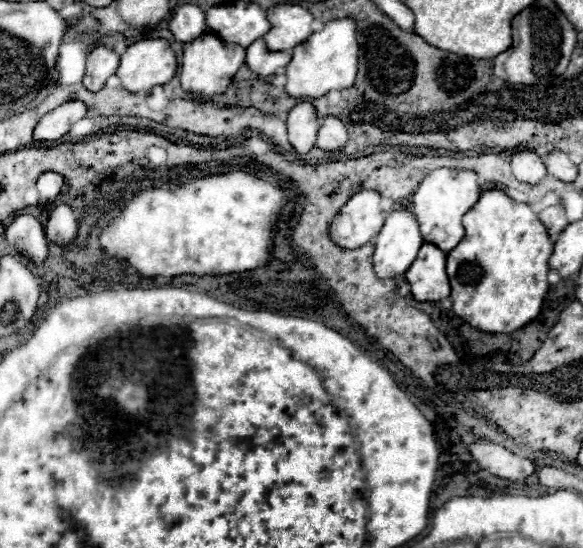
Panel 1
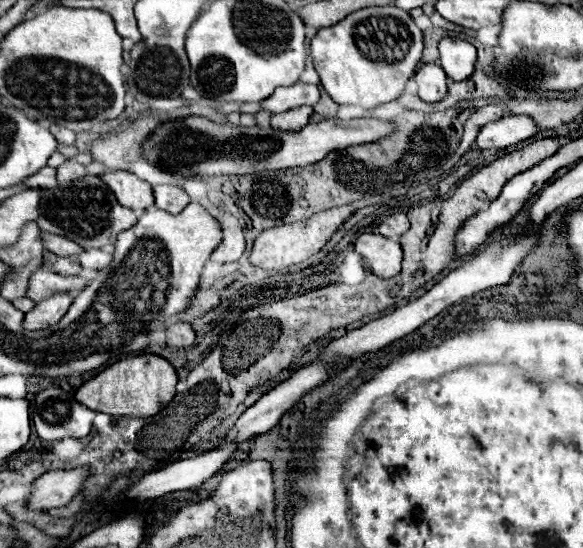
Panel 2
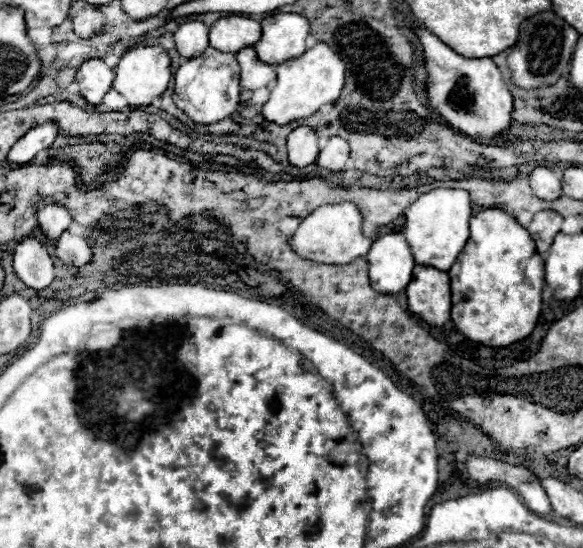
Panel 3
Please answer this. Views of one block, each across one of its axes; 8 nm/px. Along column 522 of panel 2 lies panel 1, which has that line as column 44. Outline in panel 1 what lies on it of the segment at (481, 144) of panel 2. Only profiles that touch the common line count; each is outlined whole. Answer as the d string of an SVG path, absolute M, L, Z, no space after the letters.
M70 100L44 114L34 128L34 140L58 140L70 132L72 124L86 116L88 108L82 100Z

